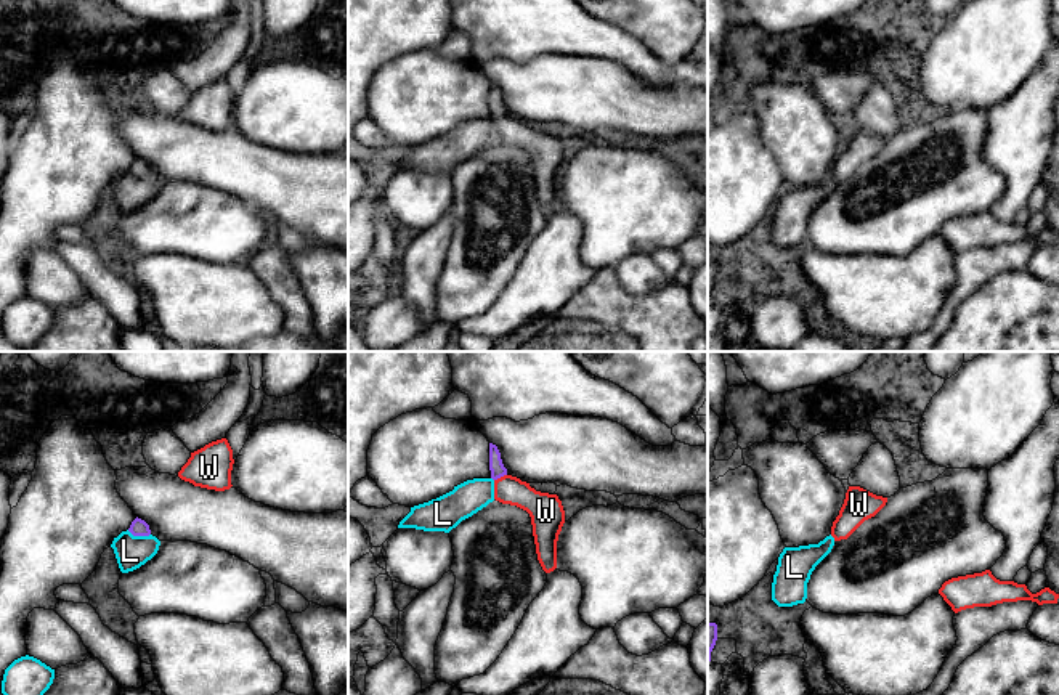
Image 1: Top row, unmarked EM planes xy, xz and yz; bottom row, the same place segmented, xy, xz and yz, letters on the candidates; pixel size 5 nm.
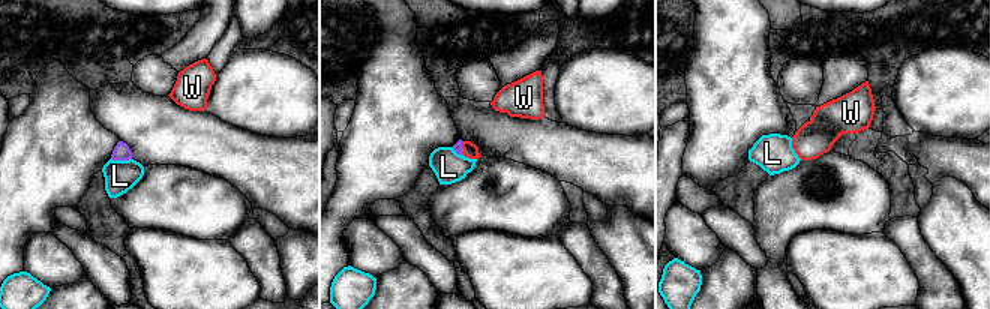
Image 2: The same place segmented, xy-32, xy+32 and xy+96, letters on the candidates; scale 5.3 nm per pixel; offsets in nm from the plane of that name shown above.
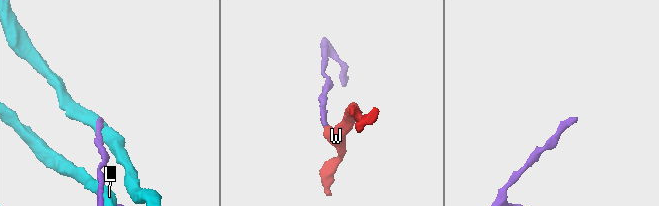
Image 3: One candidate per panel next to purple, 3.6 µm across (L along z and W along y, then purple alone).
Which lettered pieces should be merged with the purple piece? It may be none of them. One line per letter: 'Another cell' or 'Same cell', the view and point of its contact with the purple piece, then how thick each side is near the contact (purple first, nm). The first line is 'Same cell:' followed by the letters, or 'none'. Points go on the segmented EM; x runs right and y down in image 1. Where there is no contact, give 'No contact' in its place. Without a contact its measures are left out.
Same cell: W
L: Another cell. Touches purple at xy (138, 535). Thickness 90 nm (purple) against 160 nm
W: Same cell. Touches purple at xz (499, 477). Thickness 70 nm (purple) against 140 nm

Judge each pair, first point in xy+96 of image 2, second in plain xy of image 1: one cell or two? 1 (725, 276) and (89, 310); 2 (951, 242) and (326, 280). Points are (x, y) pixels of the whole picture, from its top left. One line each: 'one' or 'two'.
1: one
2: one

